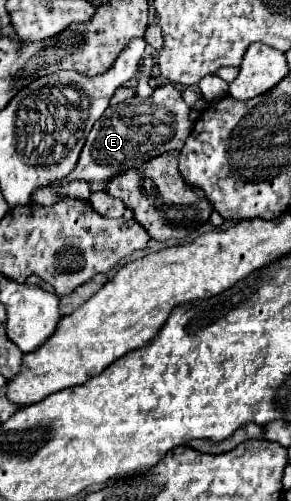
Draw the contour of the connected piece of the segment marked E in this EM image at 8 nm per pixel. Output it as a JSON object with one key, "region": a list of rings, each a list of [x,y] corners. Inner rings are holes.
{"region":[[[173,85],[157,87],[147,99],[135,95],[115,107],[109,107],[103,113],[103,119],[99,119],[99,123],[95,123],[95,127],[91,129],[91,135],[87,135],[87,143],[83,145],[77,167],[73,167],[67,179],[51,187],[61,187],[75,179],[107,183],[115,175],[141,167],[161,153],[181,149],[187,135],[191,133],[191,127],[193,123],[189,121],[189,105],[183,103],[181,93]]]}

